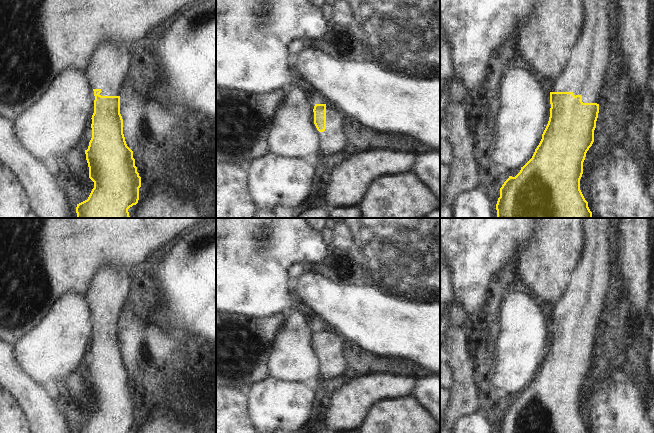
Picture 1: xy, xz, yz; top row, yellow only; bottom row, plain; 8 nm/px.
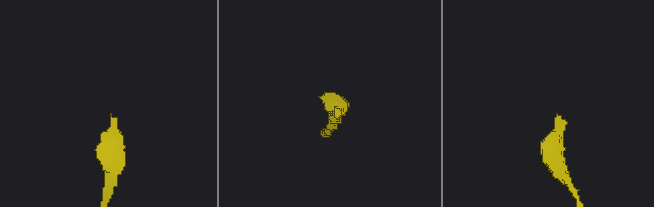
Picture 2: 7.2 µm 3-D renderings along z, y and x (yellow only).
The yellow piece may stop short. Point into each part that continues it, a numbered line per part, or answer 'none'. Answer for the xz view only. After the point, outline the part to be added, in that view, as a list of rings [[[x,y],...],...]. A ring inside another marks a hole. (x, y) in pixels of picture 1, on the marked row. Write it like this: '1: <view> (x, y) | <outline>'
1: xz (334, 139) | [[[326,104],[326,129],[319,132],[322,137],[320,154],[342,155],[348,141],[345,129],[346,114],[333,105]]]

